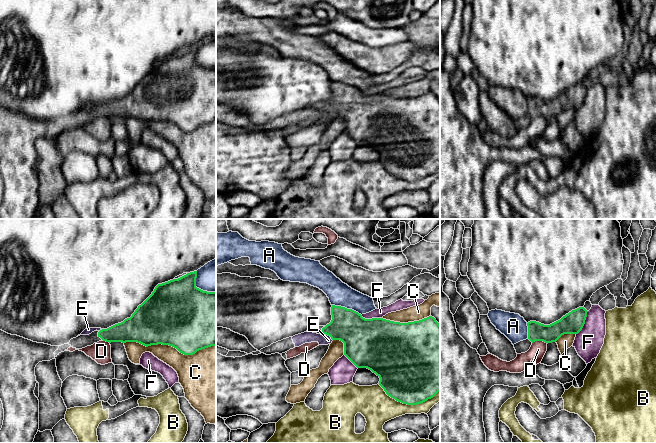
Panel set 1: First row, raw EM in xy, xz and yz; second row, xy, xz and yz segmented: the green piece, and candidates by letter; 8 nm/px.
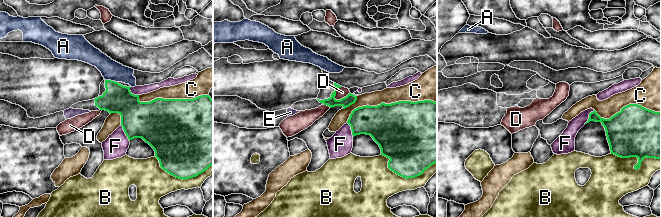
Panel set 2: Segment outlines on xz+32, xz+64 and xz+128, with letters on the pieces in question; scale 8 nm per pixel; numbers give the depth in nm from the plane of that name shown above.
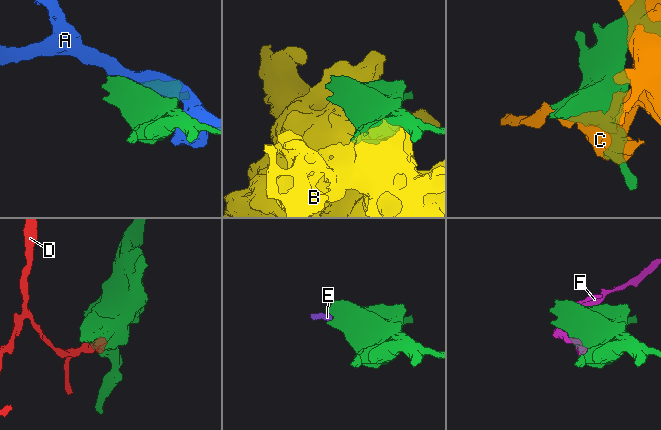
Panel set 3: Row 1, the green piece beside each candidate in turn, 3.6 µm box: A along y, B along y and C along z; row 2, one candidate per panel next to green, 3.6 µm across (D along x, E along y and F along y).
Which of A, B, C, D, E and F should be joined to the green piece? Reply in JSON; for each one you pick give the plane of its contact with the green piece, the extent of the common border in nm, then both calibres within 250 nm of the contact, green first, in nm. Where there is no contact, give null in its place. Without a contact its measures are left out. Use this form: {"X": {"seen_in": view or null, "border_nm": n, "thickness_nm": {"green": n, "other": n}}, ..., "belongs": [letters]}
{"E": {"seen_in": "xz", "border_nm": 80, "thickness_nm": {"green": 300, "other": 100}}, "belongs": ["E"]}

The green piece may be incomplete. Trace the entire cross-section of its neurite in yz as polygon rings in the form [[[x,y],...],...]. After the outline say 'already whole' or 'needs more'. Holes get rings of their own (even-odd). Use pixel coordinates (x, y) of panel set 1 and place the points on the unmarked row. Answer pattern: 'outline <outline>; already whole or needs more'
outline [[[579,83],[550,101],[530,97],[527,99],[528,115],[532,119],[543,117],[548,120],[556,118],[564,110],[578,110],[585,100],[587,88],[584,83]]]; already whole

